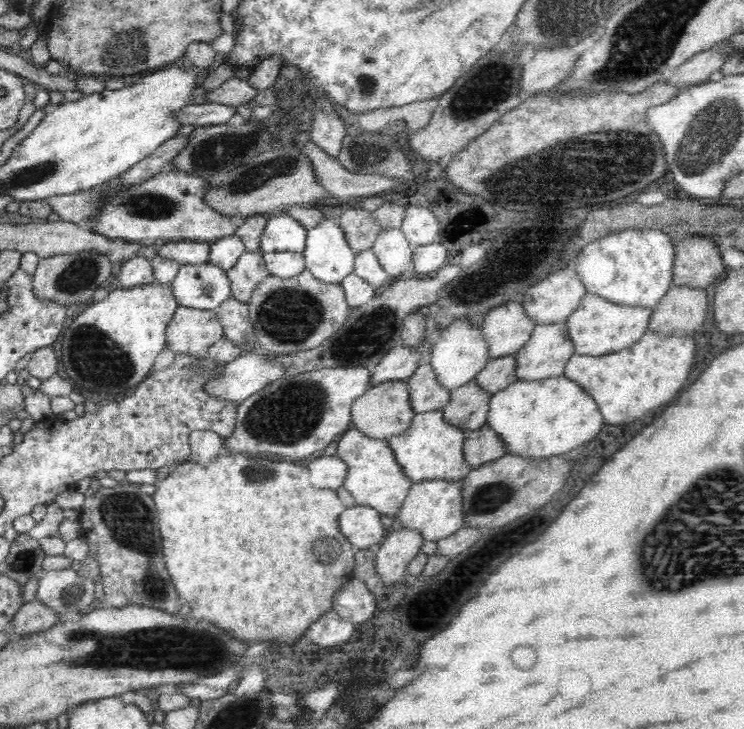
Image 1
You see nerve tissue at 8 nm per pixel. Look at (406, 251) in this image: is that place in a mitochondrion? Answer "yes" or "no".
no

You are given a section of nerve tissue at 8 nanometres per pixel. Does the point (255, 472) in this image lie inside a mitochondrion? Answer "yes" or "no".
yes

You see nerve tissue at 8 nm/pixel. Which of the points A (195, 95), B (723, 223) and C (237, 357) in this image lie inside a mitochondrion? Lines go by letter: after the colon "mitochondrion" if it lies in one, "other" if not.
A: other
B: other
C: other

